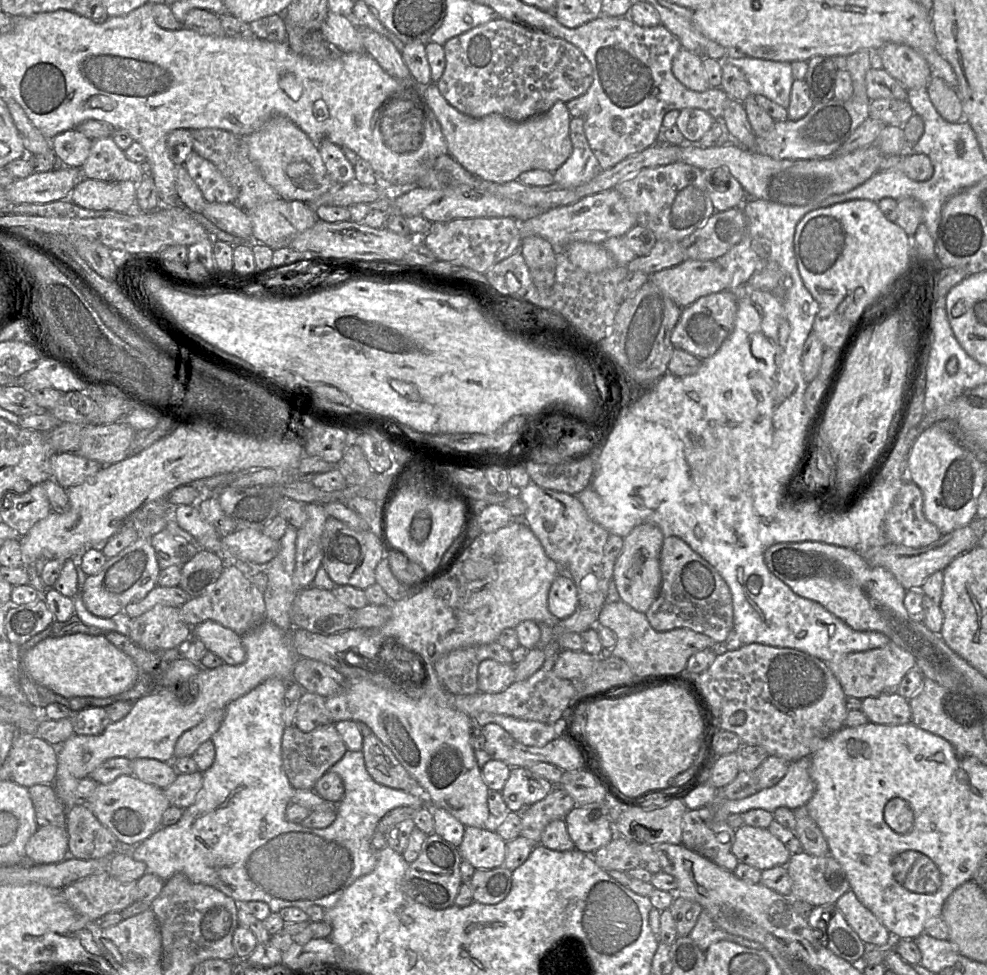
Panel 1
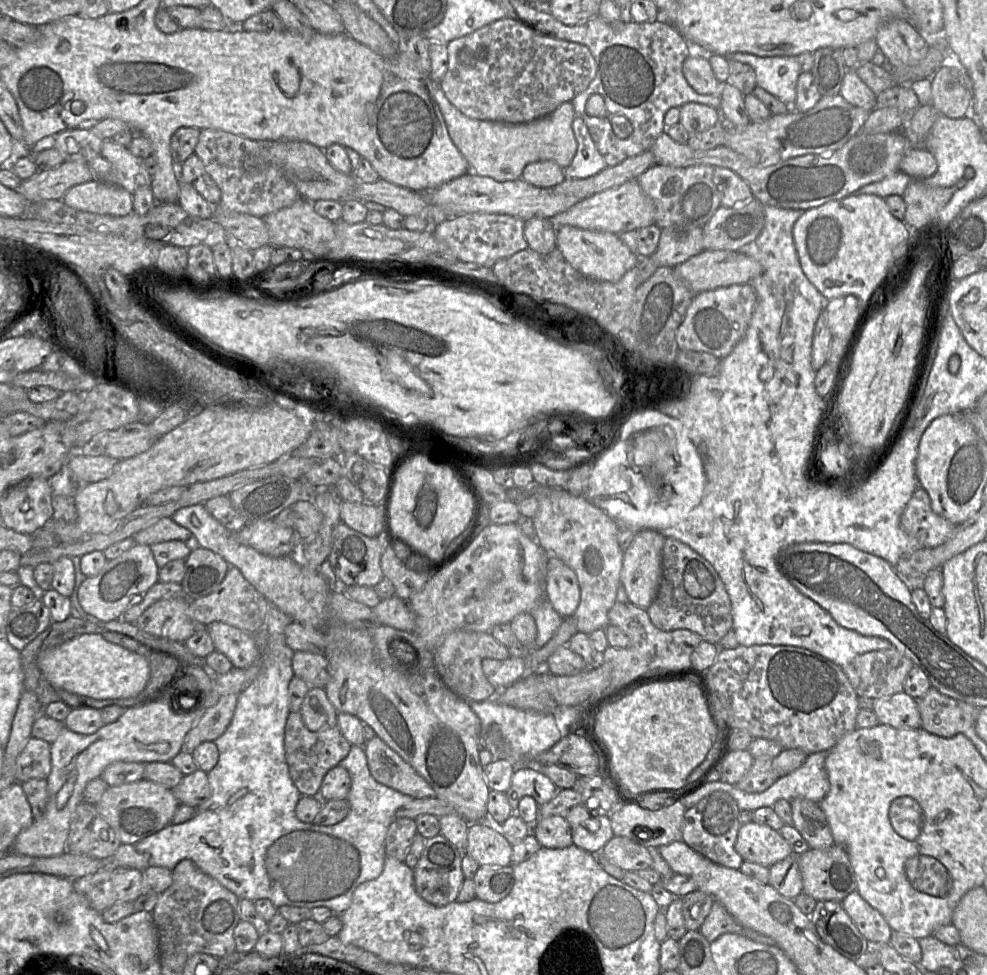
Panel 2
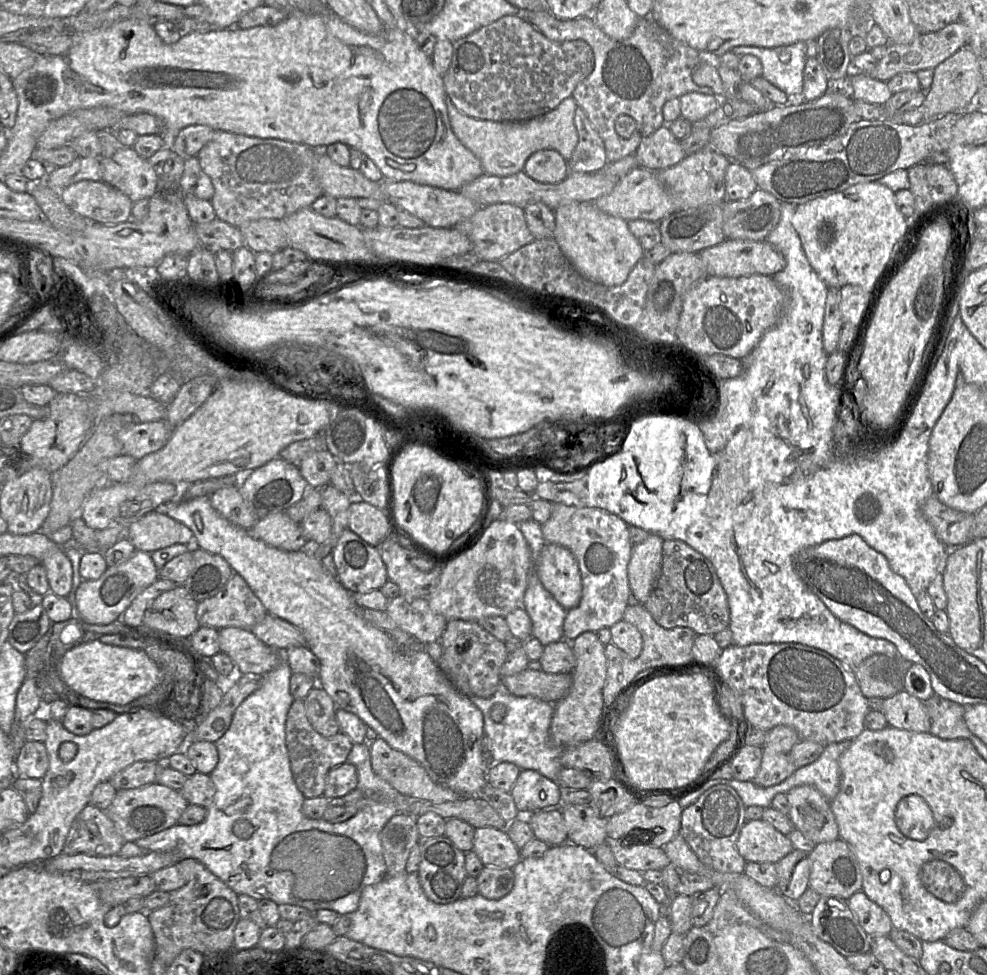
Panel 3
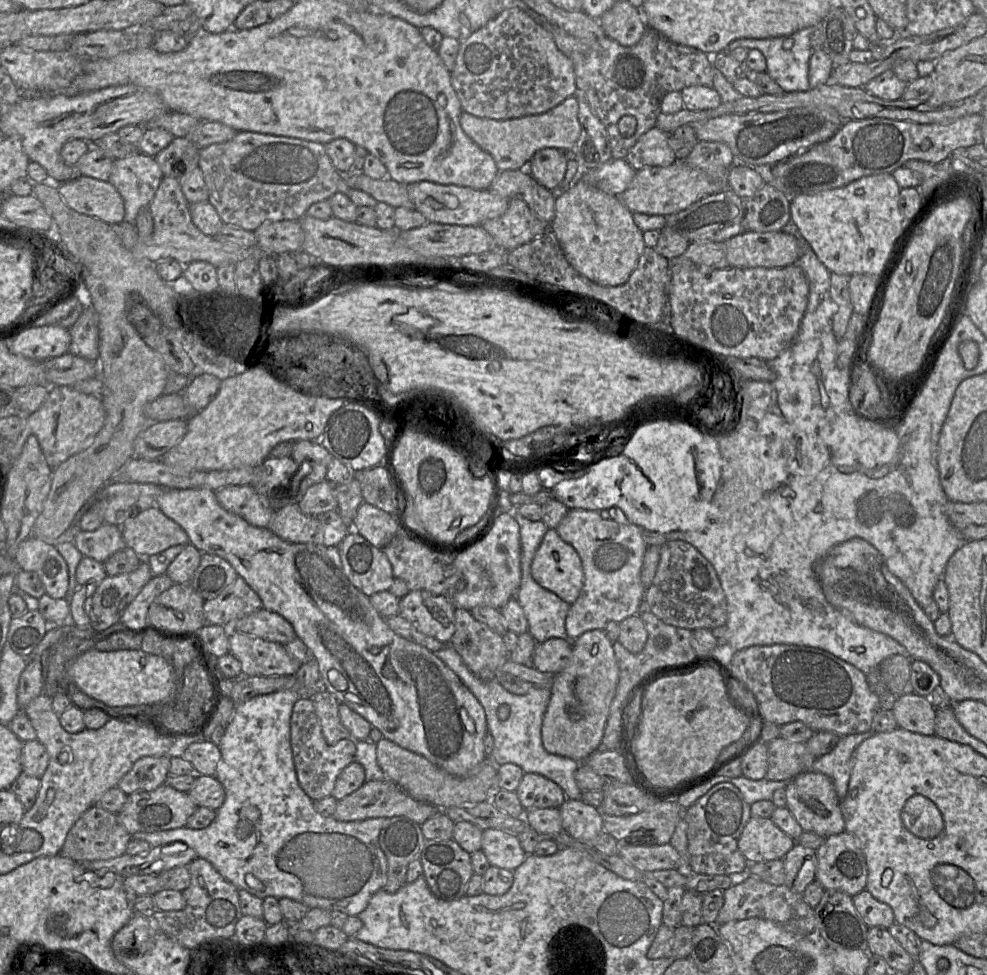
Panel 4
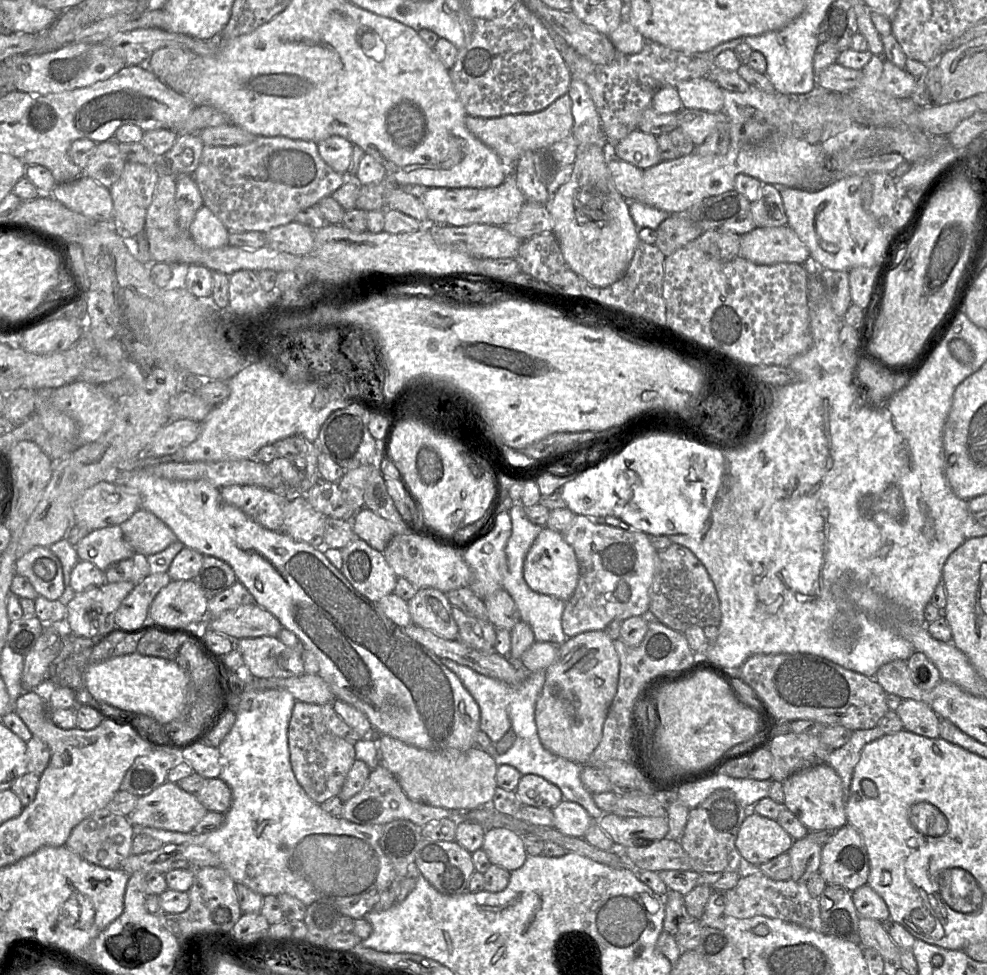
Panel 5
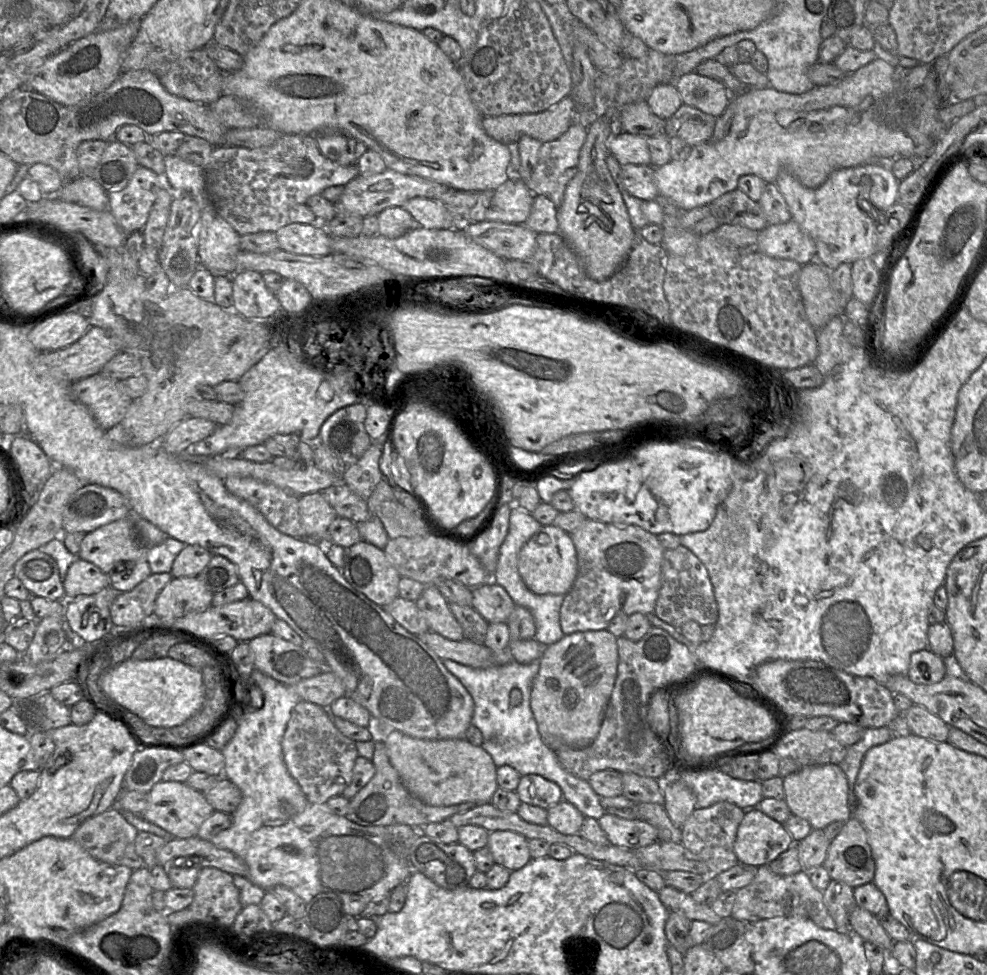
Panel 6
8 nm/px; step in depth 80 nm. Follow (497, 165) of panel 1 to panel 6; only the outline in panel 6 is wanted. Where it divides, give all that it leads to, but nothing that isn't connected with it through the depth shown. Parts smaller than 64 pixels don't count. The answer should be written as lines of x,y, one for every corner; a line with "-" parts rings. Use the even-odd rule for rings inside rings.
565,96
550,108
532,114
484,116
482,126
493,139
509,145
524,135
542,143
559,138
575,119
575,104

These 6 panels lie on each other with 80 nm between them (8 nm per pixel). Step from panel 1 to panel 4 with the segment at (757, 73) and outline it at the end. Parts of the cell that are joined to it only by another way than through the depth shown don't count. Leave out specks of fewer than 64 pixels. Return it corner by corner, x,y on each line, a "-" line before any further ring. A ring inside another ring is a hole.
814,27
803,28
790,36
780,36
773,38
741,38
729,43
722,52
730,51
742,47
748,50
759,50
766,59
766,72
774,80
784,92
803,92
810,88
808,81
809,60
812,55
810,43
811,34

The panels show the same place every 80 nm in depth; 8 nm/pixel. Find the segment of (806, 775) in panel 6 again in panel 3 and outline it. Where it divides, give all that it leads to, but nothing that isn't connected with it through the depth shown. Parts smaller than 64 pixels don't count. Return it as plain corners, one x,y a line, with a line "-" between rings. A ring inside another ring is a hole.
802,785
787,793
794,827
816,845
839,838
839,828
828,801
816,788

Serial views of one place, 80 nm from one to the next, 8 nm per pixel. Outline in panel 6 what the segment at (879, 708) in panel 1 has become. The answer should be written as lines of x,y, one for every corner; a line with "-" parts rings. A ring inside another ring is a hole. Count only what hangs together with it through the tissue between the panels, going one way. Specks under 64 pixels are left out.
913,704
900,714
905,717
912,734
932,741
947,741
950,726
925,707

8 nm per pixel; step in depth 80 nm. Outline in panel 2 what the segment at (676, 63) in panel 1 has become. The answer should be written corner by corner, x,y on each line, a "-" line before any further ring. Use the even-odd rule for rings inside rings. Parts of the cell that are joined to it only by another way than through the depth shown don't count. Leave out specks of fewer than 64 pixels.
692,45
692,53
683,63
685,79
699,94
720,95
721,82
715,77
708,61
712,54
708,50

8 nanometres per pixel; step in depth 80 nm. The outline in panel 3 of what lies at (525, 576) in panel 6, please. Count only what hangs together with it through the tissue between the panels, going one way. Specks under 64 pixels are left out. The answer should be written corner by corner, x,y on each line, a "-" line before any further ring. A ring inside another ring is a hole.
545,543
536,565
539,580
566,610
576,607
582,596
582,578
572,552
558,544

